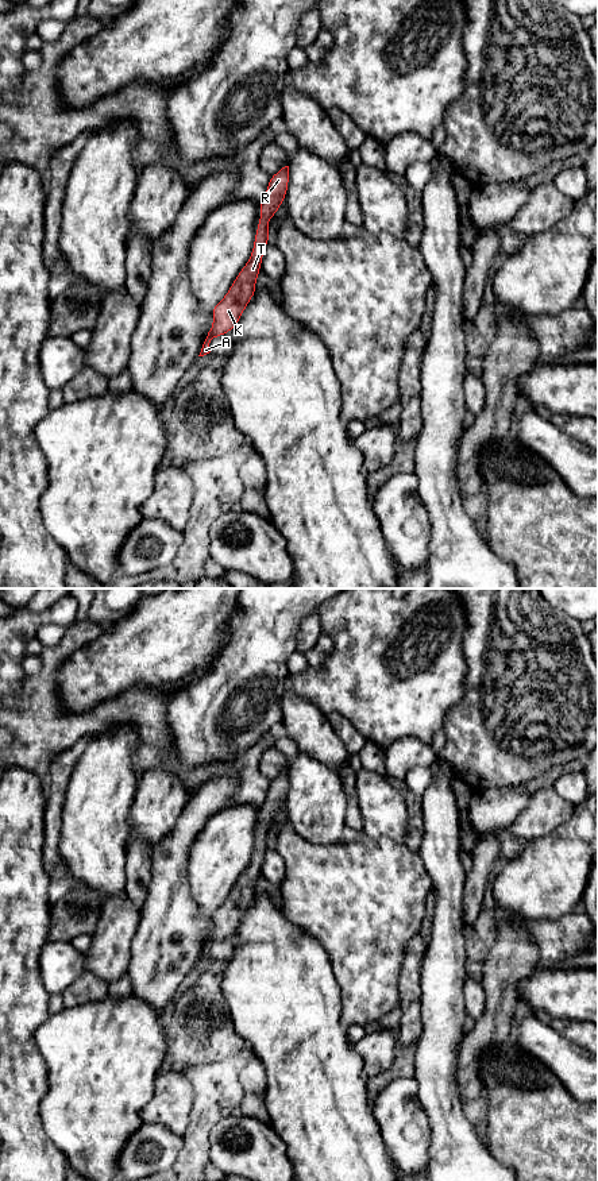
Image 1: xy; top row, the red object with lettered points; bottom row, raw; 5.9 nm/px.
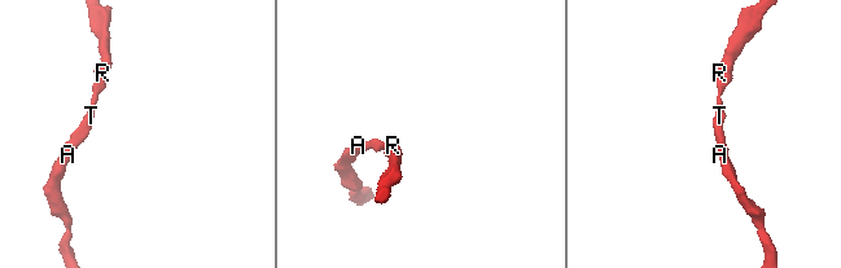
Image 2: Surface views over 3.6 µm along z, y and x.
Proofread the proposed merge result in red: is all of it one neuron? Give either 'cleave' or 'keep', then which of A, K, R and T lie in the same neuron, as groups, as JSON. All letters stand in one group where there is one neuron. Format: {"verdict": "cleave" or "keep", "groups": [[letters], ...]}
{"verdict": "keep", "groups": [["A", "K", "R", "T"]]}

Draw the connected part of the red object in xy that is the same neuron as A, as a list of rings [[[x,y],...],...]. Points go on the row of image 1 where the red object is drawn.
[[[289,166],[282,167],[277,174],[270,175],[266,194],[259,202],[261,220],[256,225],[251,256],[238,274],[225,297],[213,306],[213,327],[208,332],[198,356],[204,356],[211,352],[209,343],[213,337],[225,335],[236,327],[247,304],[255,294],[255,281],[261,273],[263,252],[270,238],[267,223],[277,213],[285,200],[288,185]]]

